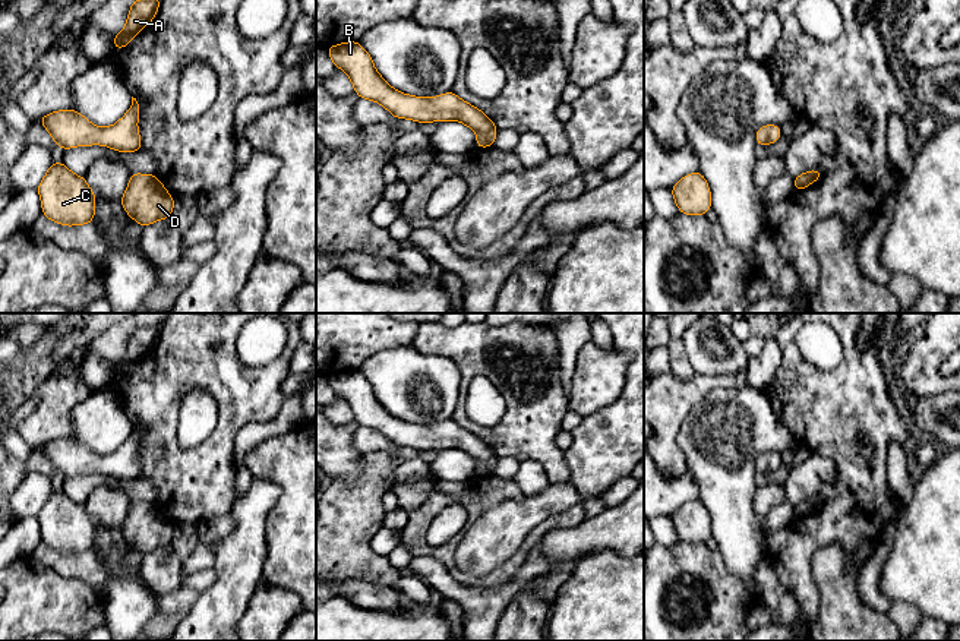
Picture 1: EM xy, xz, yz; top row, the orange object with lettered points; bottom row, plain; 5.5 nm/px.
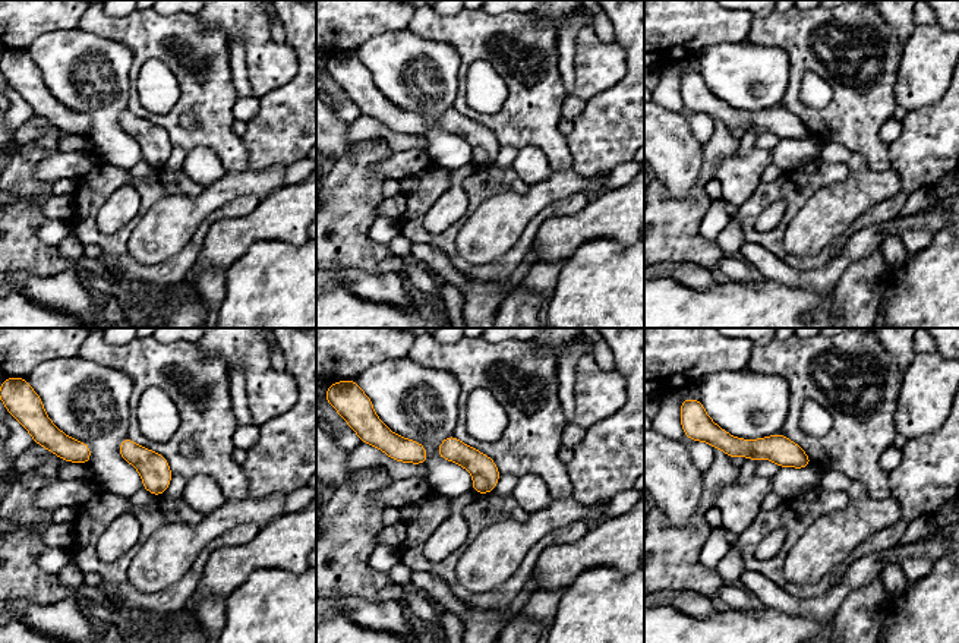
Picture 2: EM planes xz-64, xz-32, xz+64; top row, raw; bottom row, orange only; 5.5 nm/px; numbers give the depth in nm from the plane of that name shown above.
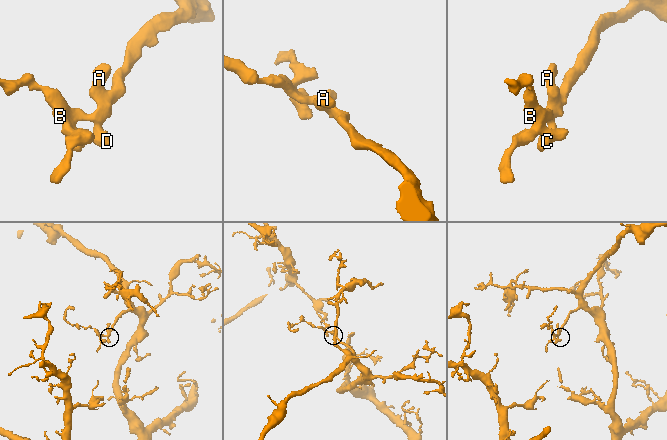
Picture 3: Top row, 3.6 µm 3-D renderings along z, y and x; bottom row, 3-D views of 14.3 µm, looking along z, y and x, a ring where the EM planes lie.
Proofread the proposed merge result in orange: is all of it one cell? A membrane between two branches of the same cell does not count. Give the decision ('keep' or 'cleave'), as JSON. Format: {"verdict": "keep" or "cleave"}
{"verdict": "keep"}

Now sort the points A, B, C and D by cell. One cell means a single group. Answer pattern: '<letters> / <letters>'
A B C D

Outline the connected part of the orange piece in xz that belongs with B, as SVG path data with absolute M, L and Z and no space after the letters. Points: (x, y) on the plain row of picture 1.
M359 369L331 373L326 379L334 392L347 401L360 426L379 430L395 446L419 451L461 449L477 461L476 476L493 474L498 462L495 451L452 419L433 426L398 420L378 401L370 382Z

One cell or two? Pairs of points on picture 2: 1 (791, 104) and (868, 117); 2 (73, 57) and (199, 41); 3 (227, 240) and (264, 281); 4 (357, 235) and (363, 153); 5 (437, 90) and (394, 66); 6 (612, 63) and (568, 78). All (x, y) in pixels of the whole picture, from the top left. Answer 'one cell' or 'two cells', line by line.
1: one cell
2: two cells
3: two cells
4: one cell
5: one cell
6: two cells

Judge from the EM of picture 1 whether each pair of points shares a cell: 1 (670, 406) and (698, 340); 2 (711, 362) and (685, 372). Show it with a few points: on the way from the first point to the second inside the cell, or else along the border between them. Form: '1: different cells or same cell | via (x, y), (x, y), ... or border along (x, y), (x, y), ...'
1: different cells | border along (730, 372), (695, 373)
2: different cells | border along (679, 338), (685, 356), (695, 372)

